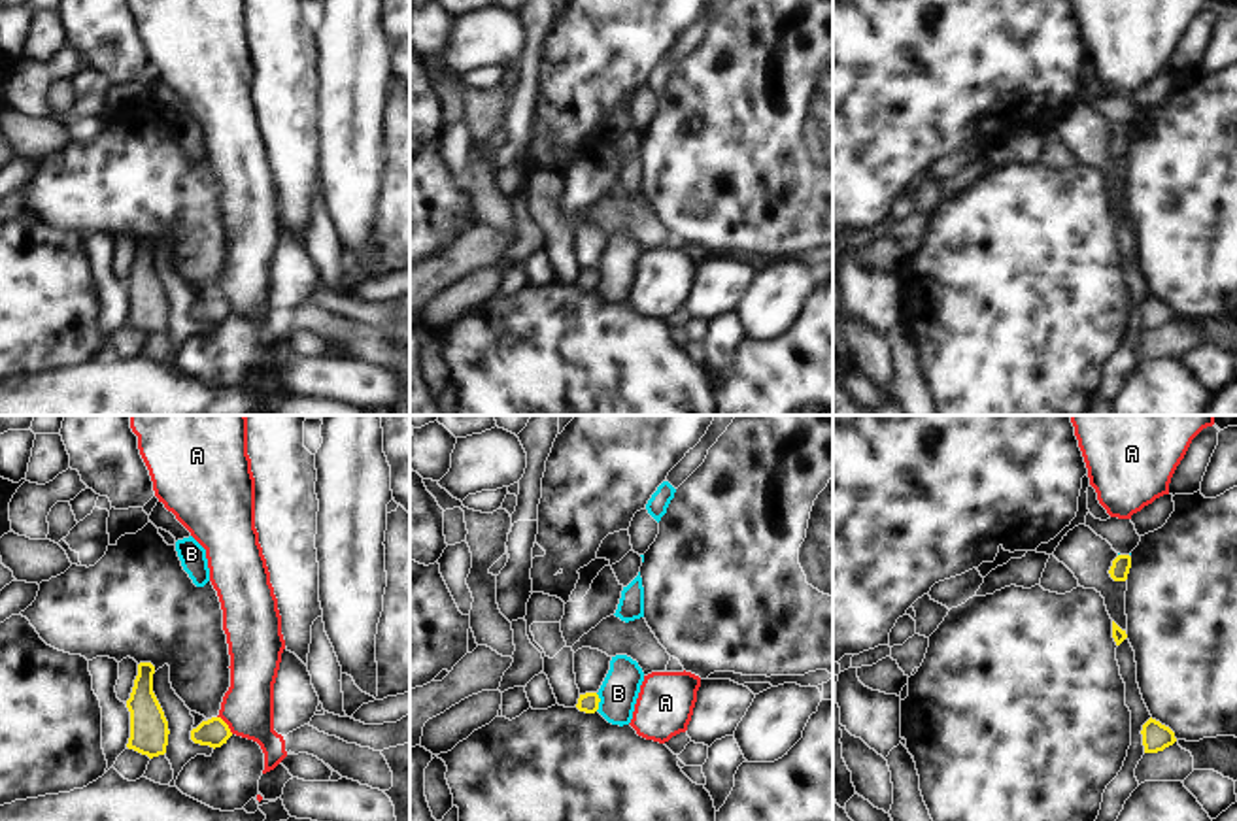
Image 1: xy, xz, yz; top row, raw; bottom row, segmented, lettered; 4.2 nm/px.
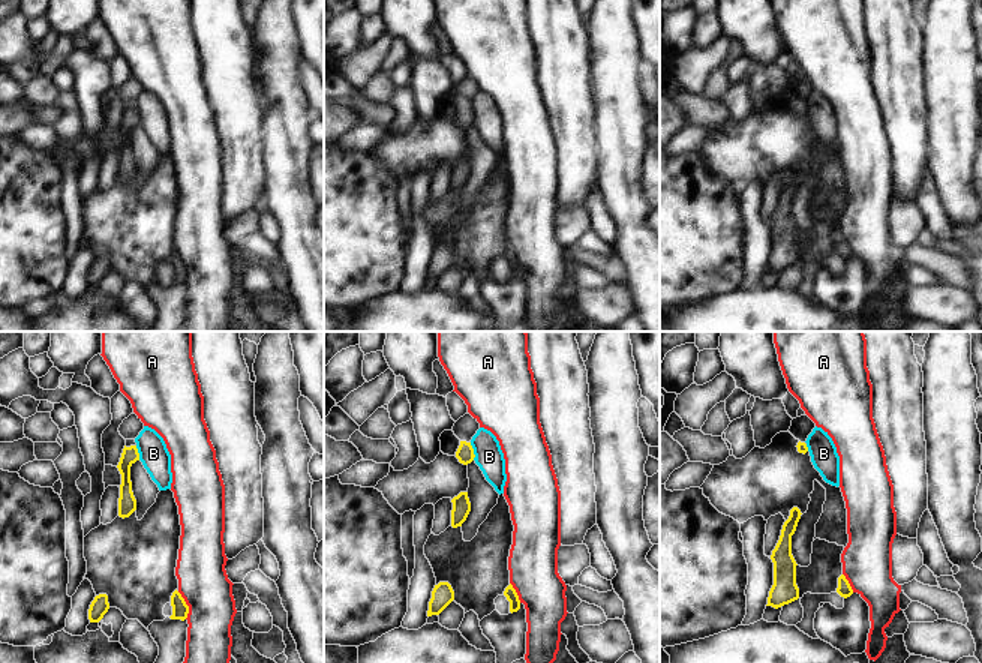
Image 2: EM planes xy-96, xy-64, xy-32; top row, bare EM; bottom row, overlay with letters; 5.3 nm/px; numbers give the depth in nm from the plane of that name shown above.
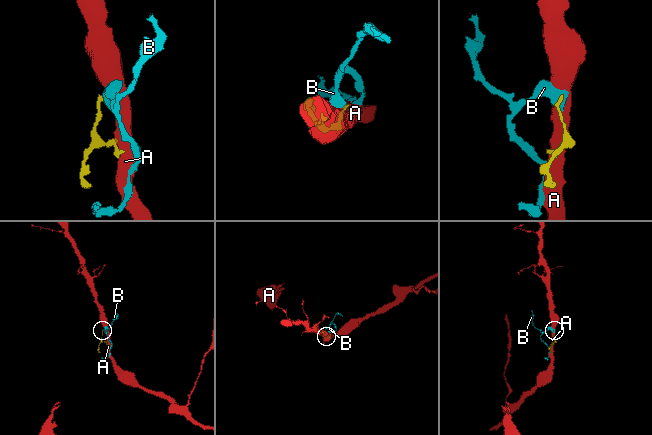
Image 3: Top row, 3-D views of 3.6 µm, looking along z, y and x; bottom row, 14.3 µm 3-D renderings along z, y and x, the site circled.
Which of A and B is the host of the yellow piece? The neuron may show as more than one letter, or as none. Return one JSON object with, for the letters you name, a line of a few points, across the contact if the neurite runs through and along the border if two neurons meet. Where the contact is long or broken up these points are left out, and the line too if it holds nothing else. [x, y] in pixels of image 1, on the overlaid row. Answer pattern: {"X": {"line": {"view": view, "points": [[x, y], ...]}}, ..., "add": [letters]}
{"add": []}

